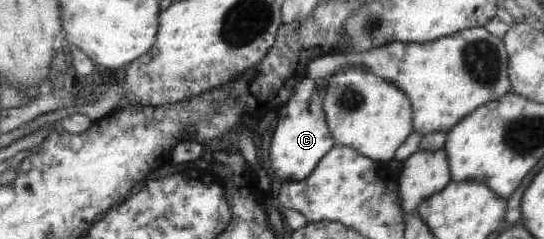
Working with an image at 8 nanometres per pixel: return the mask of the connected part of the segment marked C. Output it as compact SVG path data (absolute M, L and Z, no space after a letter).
M304 77L295 84L295 90L278 113L274 133L266 144L269 165L276 177L288 182L303 181L314 171L316 164L332 149L332 138L328 134L326 114L323 112L322 99L316 93L314 81Z

